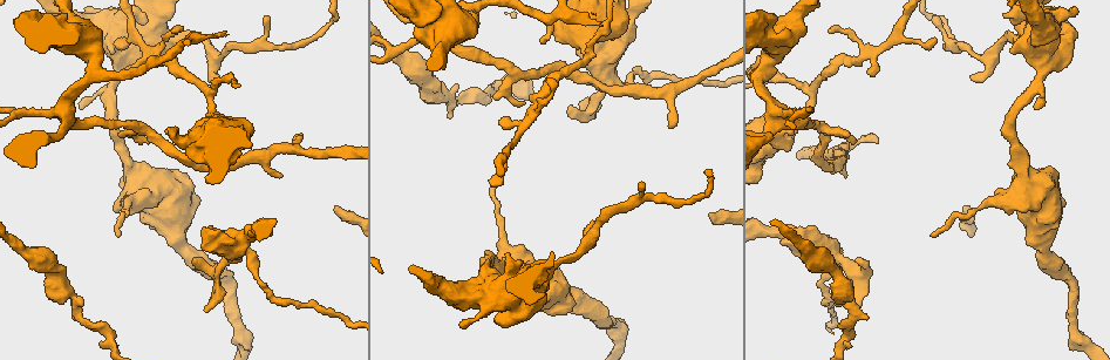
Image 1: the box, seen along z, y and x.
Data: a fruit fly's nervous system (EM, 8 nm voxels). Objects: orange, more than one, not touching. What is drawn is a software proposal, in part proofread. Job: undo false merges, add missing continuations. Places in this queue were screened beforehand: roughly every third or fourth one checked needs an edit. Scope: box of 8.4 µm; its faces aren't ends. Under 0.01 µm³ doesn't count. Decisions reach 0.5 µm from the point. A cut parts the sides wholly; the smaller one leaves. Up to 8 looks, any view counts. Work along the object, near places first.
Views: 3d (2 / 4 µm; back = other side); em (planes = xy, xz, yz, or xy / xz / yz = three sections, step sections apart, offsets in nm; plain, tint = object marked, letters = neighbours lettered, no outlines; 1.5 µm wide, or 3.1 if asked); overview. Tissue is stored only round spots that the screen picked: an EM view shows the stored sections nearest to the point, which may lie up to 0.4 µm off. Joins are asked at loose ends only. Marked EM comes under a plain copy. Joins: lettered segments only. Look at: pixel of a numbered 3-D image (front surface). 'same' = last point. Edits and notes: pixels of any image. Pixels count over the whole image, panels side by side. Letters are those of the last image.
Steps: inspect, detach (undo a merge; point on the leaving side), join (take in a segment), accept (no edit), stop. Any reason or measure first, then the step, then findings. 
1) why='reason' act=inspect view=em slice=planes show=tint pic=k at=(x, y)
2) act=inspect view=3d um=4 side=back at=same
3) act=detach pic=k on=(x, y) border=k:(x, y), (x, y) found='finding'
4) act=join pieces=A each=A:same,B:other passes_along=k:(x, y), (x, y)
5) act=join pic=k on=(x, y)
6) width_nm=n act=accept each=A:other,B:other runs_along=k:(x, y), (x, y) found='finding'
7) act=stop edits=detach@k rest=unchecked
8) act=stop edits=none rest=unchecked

why='branch point' act=inspect view=em slice=xy step=4 show=letters pic=1 at=(530, 113)

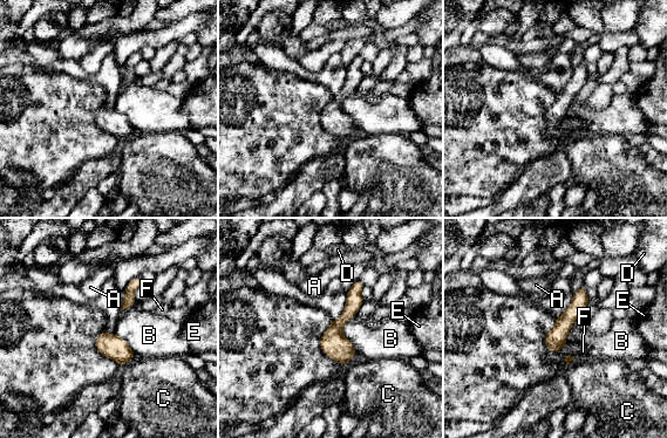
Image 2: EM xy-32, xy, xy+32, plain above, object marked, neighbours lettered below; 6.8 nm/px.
longest_contact=B:280nm act=accept each=A:other,B:other,C:other,D:other,E:other,F:other found='one cell here'

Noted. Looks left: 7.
why='stops while still wide' act=inspect view=em slice=planes show=letters pic=1 at=(507, 256)

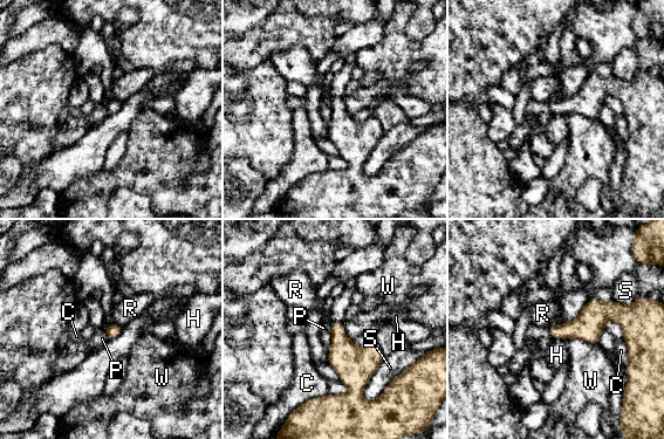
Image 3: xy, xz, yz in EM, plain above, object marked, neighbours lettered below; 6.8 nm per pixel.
act=accept each=C:other,H:other,P:other,R:other,S:other,W:other border=3:(104, 334), (108, 338) found='none of them fits'

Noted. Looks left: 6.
why='thin end' act=inspect view=em slice=planes show=letters pic=1 at=(597, 22)

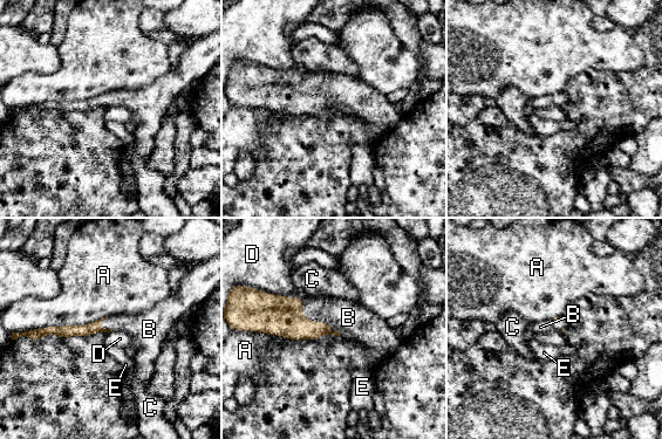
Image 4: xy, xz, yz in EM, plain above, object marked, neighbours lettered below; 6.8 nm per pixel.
act=join pieces=B each=A:other,B:same,C:other,D:other,E:other passes_along=4:(279, 315), (314, 321), (348, 317) found='the cell continues'

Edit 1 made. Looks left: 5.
act=stop edits=join@4 rest=unchecked

